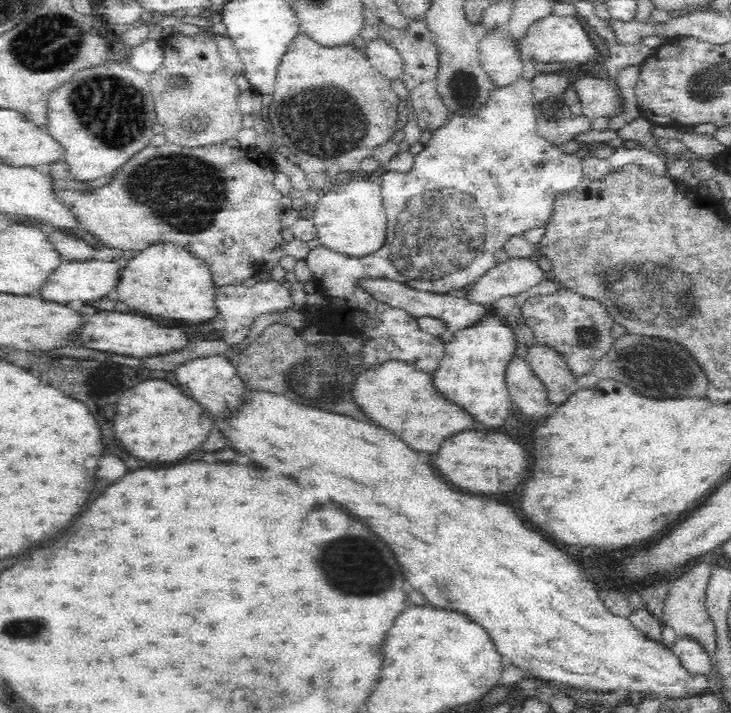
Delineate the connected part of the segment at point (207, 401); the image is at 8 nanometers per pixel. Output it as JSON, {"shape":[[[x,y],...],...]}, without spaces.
{"shape":[[[225,354],[196,357],[186,360],[182,364],[176,364],[172,376],[178,386],[188,388],[190,396],[212,414],[226,414],[226,412],[234,410],[234,406],[240,402],[243,388],[246,387],[240,382],[236,369],[231,365],[229,356]]]}

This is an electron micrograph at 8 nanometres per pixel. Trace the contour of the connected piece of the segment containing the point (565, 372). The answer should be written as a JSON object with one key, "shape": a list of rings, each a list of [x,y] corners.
{"shape":[[[535,343],[528,347],[524,359],[544,385],[544,398],[548,404],[562,404],[579,389],[566,361],[553,348]]]}

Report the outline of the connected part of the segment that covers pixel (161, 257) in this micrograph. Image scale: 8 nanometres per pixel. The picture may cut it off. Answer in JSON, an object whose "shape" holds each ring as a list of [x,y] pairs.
{"shape":[[[160,243],[142,250],[126,270],[121,271],[116,289],[117,300],[158,320],[176,320],[194,328],[219,316],[210,267],[176,244]]]}

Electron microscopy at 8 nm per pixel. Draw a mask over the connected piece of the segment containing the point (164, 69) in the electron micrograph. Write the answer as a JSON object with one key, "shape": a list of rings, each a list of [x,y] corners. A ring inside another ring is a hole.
{"shape":[[[196,34],[184,35],[184,40],[168,40],[168,44],[172,44],[172,51],[164,52],[162,66],[149,76],[157,123],[164,126],[167,143],[204,147],[234,139],[243,127],[243,115],[237,105],[240,91],[234,73],[226,68],[226,63],[220,57],[216,42],[208,34]]]}

